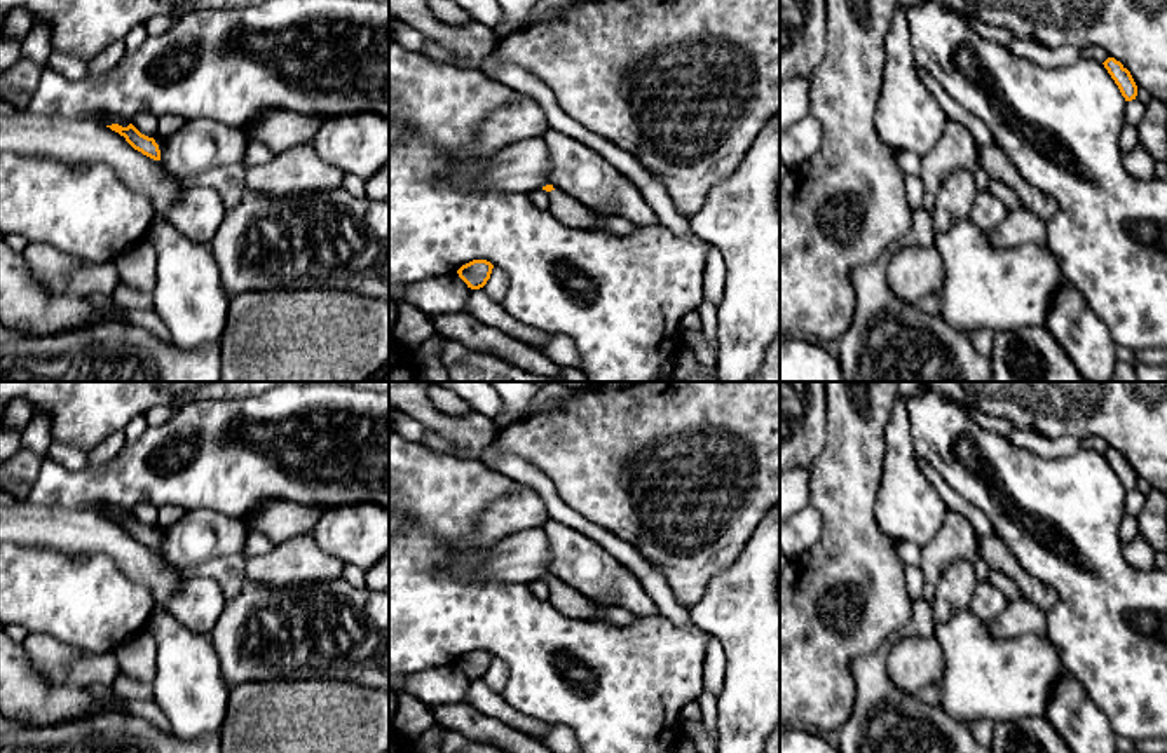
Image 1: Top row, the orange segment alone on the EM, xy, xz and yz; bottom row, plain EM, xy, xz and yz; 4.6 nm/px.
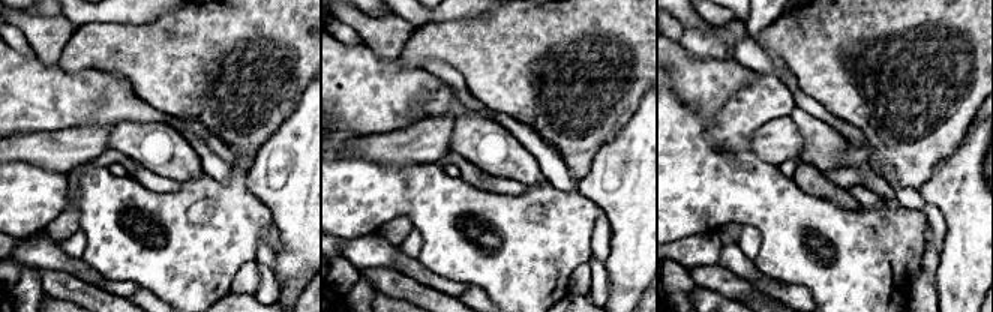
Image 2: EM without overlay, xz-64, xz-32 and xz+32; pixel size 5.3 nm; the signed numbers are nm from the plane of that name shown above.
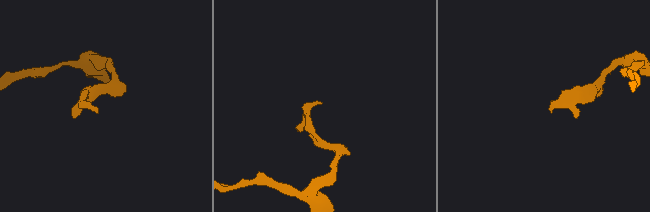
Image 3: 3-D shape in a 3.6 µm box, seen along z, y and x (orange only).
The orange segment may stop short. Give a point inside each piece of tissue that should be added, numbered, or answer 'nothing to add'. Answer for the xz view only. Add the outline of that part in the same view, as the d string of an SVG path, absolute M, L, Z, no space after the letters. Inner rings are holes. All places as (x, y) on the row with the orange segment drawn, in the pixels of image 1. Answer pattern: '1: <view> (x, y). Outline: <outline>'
1: xz (564, 208). Outline: M549 192L548 211L565 227L607 232L597 225L591 207L576 202L570 195L563 192Z

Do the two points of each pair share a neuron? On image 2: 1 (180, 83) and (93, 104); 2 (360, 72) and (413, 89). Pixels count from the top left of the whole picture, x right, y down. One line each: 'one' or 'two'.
1: two
2: one

